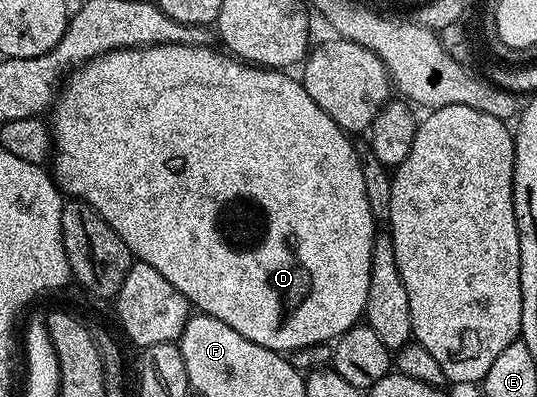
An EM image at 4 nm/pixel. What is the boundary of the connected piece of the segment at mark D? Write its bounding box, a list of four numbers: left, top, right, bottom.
[48,43,376,353]

